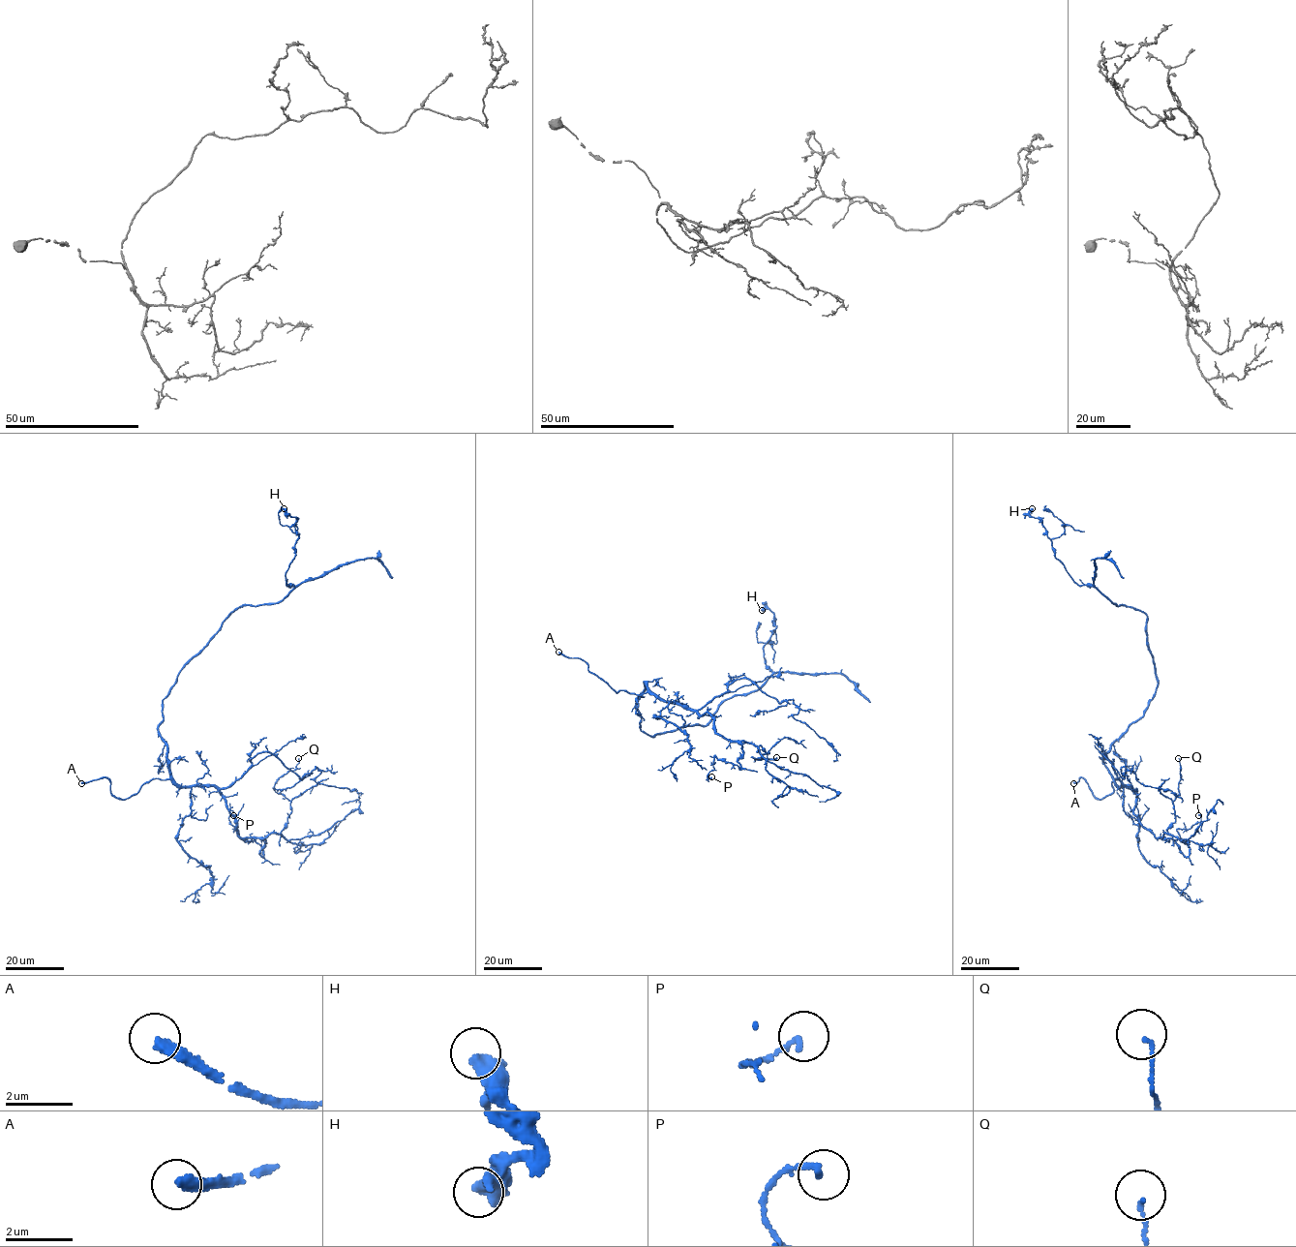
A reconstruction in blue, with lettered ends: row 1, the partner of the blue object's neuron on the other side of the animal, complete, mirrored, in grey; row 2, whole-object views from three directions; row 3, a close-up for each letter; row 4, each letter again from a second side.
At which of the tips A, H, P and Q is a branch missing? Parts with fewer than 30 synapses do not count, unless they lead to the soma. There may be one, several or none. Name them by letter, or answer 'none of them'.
none of them

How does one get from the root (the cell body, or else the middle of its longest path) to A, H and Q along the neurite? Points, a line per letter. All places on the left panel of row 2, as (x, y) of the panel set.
A: (163, 722), (158, 734), (166, 745), (169, 778), (152, 778), (126, 799), (111, 794), (105, 777), (81, 783)
H: (163, 722), (179, 672), (224, 620), (239, 606), (280, 602), (294, 588), (286, 572), (298, 535), (284, 508)
Q: (163, 722), (174, 781), (214, 786), (241, 837), (266, 837), (287, 823), (290, 801), (274, 784), (298, 758)

